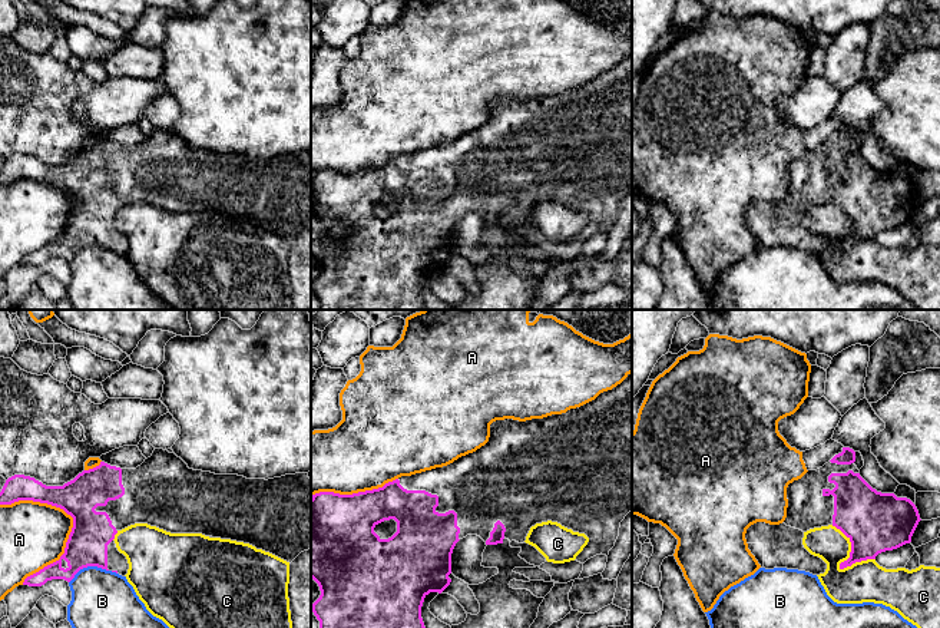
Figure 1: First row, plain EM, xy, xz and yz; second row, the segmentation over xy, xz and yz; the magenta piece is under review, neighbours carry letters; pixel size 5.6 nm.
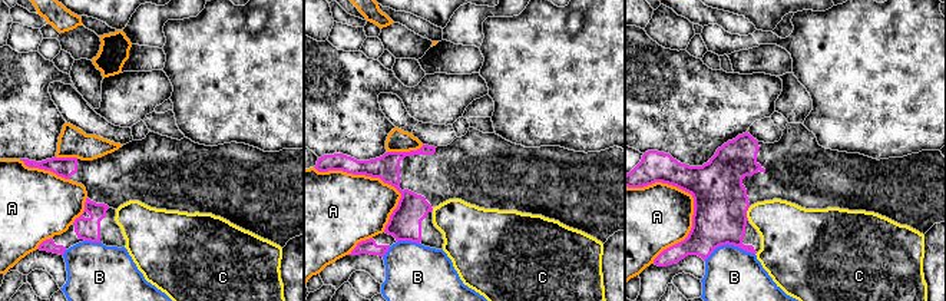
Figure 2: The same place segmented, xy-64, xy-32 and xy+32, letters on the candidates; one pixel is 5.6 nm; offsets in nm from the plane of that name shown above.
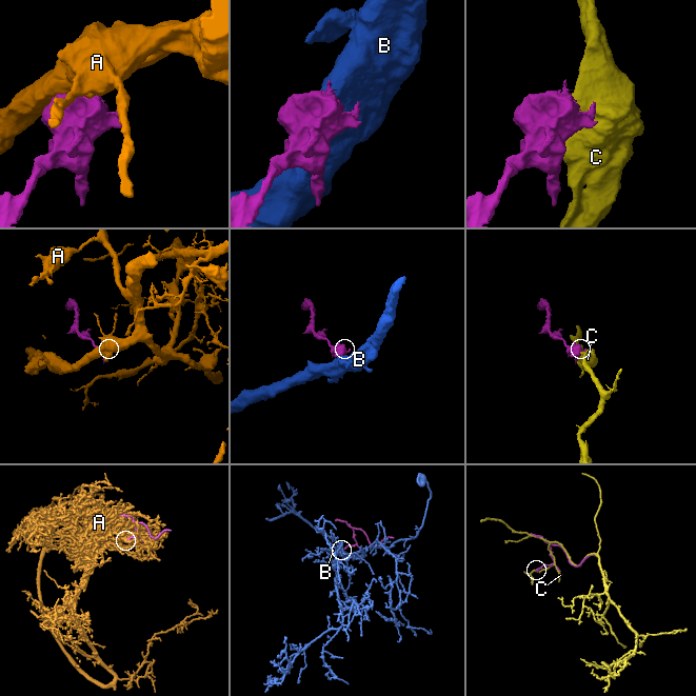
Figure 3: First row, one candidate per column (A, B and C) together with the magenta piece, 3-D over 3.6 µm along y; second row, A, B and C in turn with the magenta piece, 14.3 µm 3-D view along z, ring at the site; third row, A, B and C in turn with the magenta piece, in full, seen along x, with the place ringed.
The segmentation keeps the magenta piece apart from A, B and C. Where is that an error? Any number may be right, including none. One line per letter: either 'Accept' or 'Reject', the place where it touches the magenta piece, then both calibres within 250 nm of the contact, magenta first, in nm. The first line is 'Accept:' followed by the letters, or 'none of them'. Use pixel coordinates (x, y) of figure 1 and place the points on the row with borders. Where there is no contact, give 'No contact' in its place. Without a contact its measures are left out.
Accept: none of them
A: Reject. Touches magenta at xy (65, 552). Thickness 220 nm (magenta) against 380 nm
B: Reject. Touches magenta at xy (88, 565). Thickness 220 nm (magenta) against 320 nm
C: Reject. Touches magenta at yz (844, 561). Thickness 300 nm (magenta) against 240 nm

